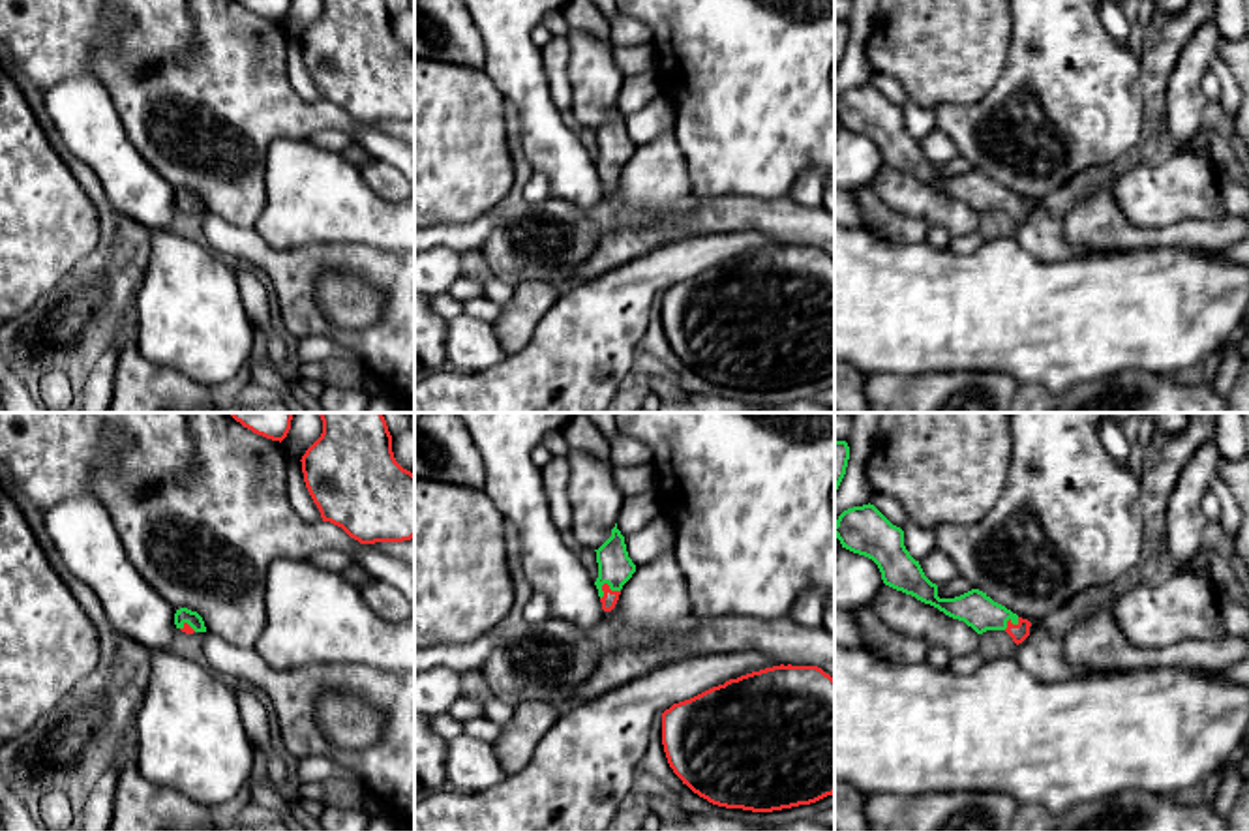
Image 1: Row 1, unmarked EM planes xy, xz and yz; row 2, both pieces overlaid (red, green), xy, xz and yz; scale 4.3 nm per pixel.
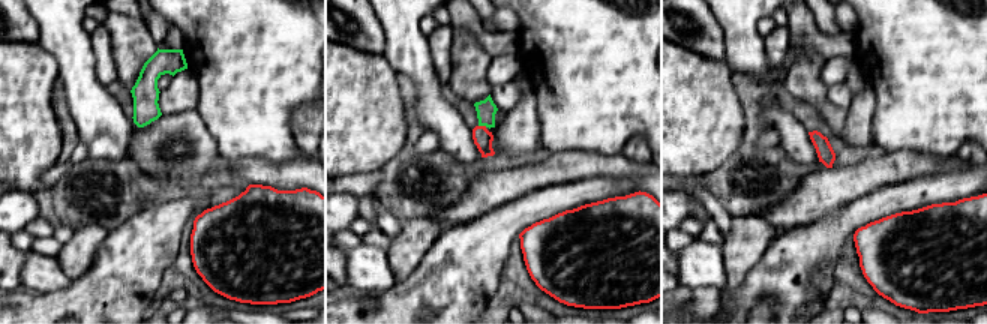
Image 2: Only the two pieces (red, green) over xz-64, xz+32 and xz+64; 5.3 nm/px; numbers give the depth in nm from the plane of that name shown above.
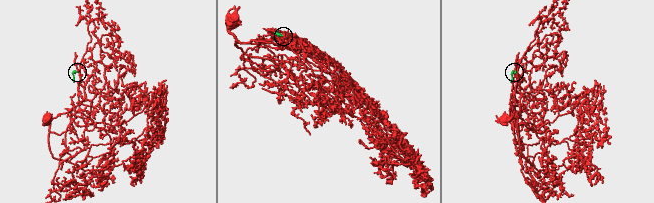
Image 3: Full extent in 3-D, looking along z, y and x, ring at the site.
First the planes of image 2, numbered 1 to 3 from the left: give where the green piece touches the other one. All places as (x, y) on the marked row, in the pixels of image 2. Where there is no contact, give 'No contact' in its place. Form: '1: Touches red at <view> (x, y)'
1: No contact
2: Touches red at xz+32 (483, 126)
3: No contact

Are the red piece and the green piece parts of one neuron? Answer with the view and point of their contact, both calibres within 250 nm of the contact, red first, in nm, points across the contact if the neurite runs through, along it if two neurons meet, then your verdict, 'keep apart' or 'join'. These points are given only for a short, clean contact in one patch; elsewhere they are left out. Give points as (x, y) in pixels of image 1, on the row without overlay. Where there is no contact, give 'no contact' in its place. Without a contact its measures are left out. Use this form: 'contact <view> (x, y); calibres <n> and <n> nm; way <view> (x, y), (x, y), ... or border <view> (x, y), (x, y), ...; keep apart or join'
contact xz (604, 164); calibres 70 and 150 nm; way xz (610, 177), (604, 164), (616, 147); join

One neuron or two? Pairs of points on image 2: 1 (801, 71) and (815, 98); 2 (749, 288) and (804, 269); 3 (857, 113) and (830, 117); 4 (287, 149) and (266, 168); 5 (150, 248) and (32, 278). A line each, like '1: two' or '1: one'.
1: one
2: one
3: two
4: two
5: two

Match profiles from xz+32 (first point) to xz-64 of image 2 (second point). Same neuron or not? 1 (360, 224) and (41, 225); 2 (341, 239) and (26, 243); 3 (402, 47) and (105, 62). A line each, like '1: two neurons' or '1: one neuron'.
1: one neuron
2: one neuron
3: two neurons

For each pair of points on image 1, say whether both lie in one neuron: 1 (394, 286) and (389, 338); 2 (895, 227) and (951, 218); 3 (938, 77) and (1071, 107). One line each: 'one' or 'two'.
1: one
2: two
3: two

